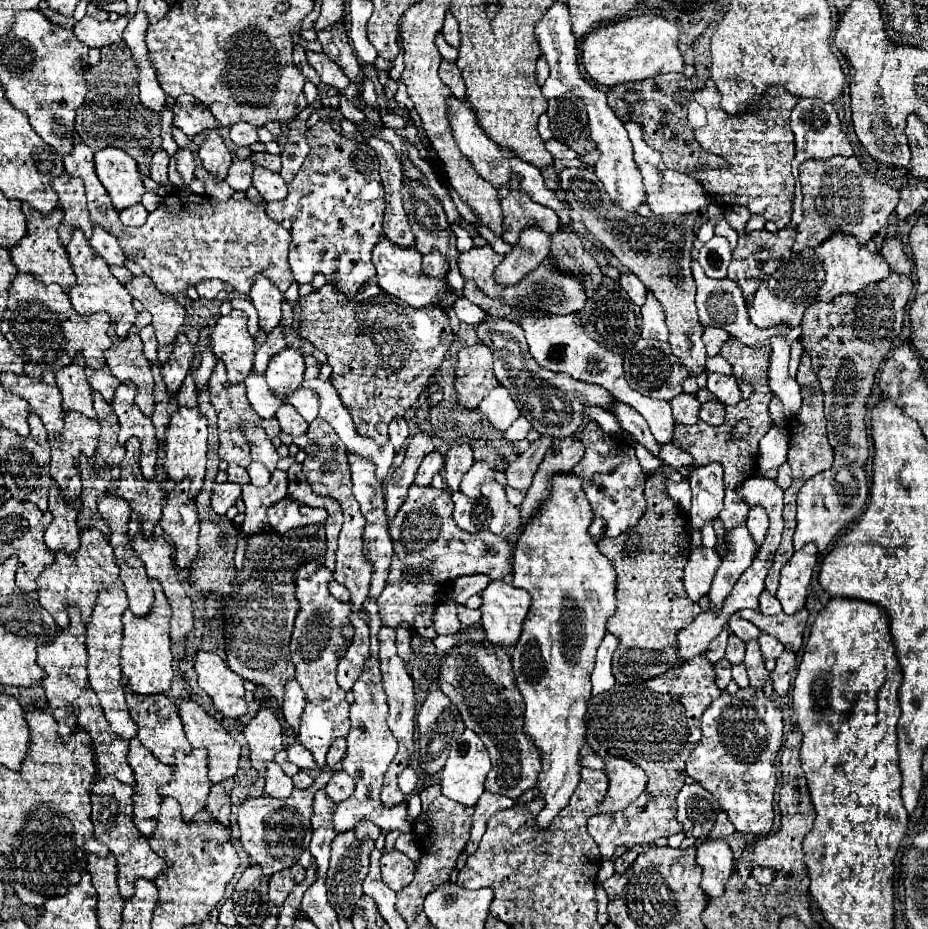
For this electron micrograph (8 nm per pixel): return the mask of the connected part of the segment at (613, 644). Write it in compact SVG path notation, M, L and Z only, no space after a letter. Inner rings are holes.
M607 633L603 643L597 649L597 663L595 663L595 669L591 673L593 695L601 695L605 691L613 689L613 685L615 685L615 677L611 673L611 657L613 657L615 649L617 649L617 637Z

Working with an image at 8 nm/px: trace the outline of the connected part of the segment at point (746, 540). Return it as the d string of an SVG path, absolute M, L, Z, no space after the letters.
M745 525L733 529L733 535L727 535L725 539L729 545L727 547L729 555L723 559L721 567L717 569L711 591L709 591L713 607L721 605L721 599L725 599L725 595L729 595L735 581L741 577L741 571L745 571L745 567L749 567L749 561L753 561L753 555L757 553L757 543L749 535L749 529Z

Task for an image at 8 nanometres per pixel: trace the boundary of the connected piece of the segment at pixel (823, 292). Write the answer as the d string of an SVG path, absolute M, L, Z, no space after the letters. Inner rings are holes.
M833 235L833 239L827 239L817 249L805 249L797 255L791 255L789 263L779 267L771 279L765 277L755 293L753 303L749 305L749 319L759 329L769 329L775 325L799 327L807 305L817 301L829 303L843 293L859 293L867 285L879 283L887 275L889 269L879 253L871 253L849 235Z

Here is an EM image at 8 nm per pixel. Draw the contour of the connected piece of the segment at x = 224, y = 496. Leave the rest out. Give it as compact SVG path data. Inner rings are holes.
M215 483L213 487L213 497L211 497L211 507L217 515L225 515L225 511L235 505L235 501L241 497L241 485L235 483Z

